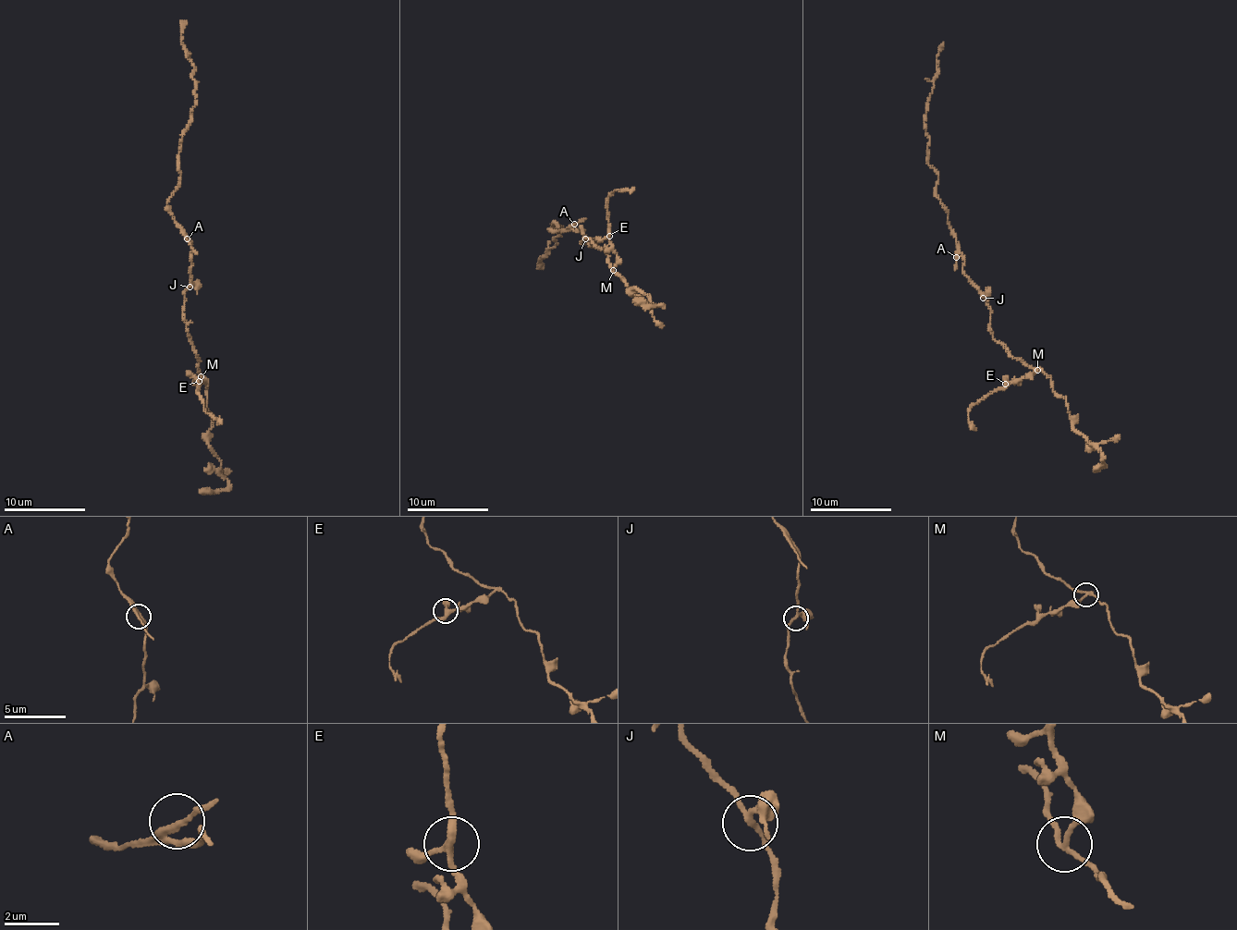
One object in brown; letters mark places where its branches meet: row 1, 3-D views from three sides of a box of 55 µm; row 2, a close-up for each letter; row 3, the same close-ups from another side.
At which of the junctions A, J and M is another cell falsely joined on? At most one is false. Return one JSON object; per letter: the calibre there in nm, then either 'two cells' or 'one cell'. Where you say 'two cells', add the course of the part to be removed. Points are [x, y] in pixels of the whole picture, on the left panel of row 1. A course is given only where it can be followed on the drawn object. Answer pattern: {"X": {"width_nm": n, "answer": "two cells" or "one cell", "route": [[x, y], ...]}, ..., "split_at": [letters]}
{"A": {"width_nm": 160, "answer": "one cell"}, "J": {"width_nm": 220, "answer": "one cell"}, "M": {"width_nm": 180, "answer": "two cells", "route": [[201, 375], [204, 380], [198, 387], [203, 409], [222, 423]]}, "split_at": ["M"]}

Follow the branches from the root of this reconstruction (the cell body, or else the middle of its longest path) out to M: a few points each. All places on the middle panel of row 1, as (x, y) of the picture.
M: (583, 232), (585, 238), (582, 243), (583, 238), (589, 238), (608, 252), (609, 266), (614, 271)

